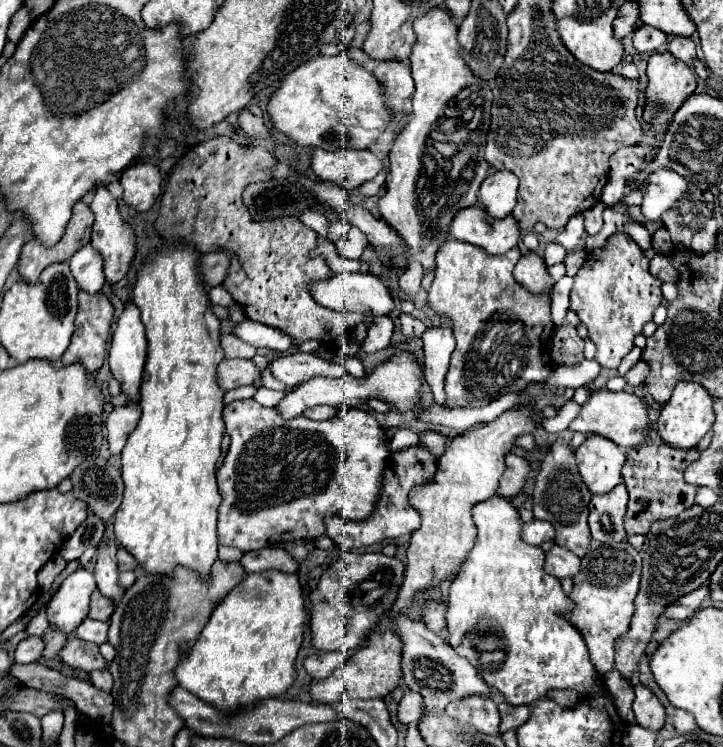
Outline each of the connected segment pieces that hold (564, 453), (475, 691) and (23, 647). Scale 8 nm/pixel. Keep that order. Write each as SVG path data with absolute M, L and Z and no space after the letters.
M556 440L552 444L552 448L548 450L548 454L542 456L542 462L540 462L540 472L536 476L536 488L534 488L534 496L532 496L534 516L536 516L536 520L552 522L556 528L554 542L562 548L572 550L580 558L586 556L590 540L592 540L590 526L588 526L590 496L592 496L590 490L580 480L572 448L564 440Z
M398 616L398 634L404 642L404 658L402 658L404 682L408 684L410 690L420 692L424 696L426 708L430 712L444 712L448 702L462 700L468 696L492 698L490 686L480 678L476 668L466 658L458 656L440 634L428 630L418 620L410 620L408 616Z
M40 636L24 638L16 648L16 662L18 664L30 664L30 662L40 660L42 648L44 648L44 644L40 644Z

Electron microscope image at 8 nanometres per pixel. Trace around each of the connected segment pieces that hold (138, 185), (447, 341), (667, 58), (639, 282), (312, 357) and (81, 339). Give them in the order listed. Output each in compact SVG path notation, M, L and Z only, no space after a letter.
M140 162L140 164L128 166L122 172L120 184L124 188L122 200L128 206L136 208L138 212L146 212L152 208L152 204L160 196L162 174L160 174L158 166L148 164L148 162Z
M430 326L422 334L424 342L424 378L434 392L436 404L446 402L444 376L448 372L450 354L454 350L454 334L450 326Z
M656 52L656 54L650 56L650 60L648 60L648 88L646 88L644 120L650 122L652 128L656 130L656 134L658 134L654 146L660 146L660 136L666 132L676 108L680 108L680 104L690 94L694 94L694 90L696 90L696 74L688 64L676 60L668 52Z
M612 234L600 252L588 254L586 262L574 276L574 288L570 292L570 310L578 314L578 318L586 324L590 340L596 344L596 360L602 368L618 368L620 360L634 348L634 338L642 334L646 322L652 320L654 310L662 304L662 280L650 274L650 260L644 256L644 250L626 234Z
M296 352L282 356L270 364L272 374L282 380L288 388L294 388L306 380L310 380L314 374L328 376L328 378L340 378L344 376L344 368L336 362L324 360L316 354L308 352Z
M80 290L80 294L78 294L76 332L72 336L72 342L70 342L68 350L62 356L62 362L70 364L74 360L80 360L82 364L88 366L88 372L96 372L102 366L104 358L106 358L106 350L108 350L108 342L110 342L112 318L114 318L114 306L112 306L112 302L108 300L106 294L102 294L102 292L90 294L90 292Z

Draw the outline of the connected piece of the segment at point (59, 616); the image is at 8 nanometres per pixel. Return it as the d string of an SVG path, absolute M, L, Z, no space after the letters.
M86 568L74 570L58 588L48 604L48 620L62 628L62 632L72 632L86 618L90 596L96 590L94 574Z

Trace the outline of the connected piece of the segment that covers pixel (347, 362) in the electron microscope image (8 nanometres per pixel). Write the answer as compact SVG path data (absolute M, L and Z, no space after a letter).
M348 356L342 360L342 366L346 368L348 374L354 374L354 376L362 376L364 374L364 366L362 366L362 360L356 358L356 356Z

